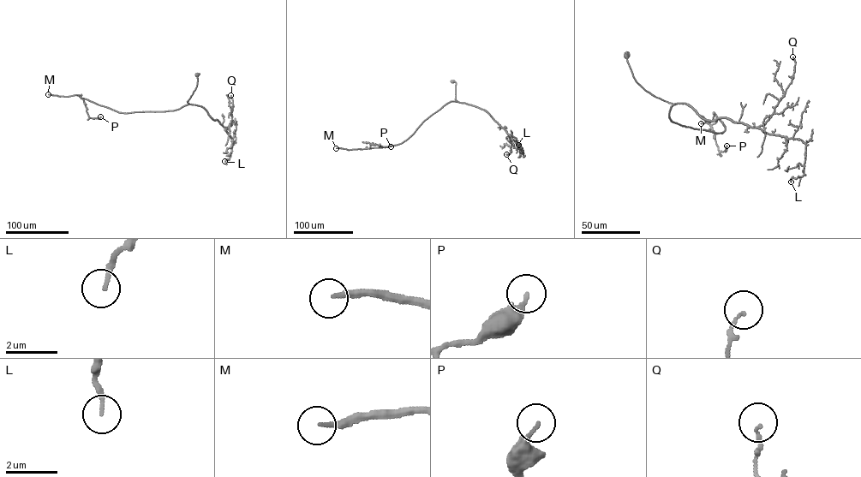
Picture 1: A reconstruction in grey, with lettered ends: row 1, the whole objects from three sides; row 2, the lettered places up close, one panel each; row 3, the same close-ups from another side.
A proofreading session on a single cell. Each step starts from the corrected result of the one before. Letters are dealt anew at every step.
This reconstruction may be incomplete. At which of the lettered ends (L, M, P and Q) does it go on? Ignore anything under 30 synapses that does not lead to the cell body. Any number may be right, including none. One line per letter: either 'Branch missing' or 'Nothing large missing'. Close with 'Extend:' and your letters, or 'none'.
L: Nothing large missing
M: Branch missing
P: Nothing large missing
Q: Nothing large missing
Extend: M

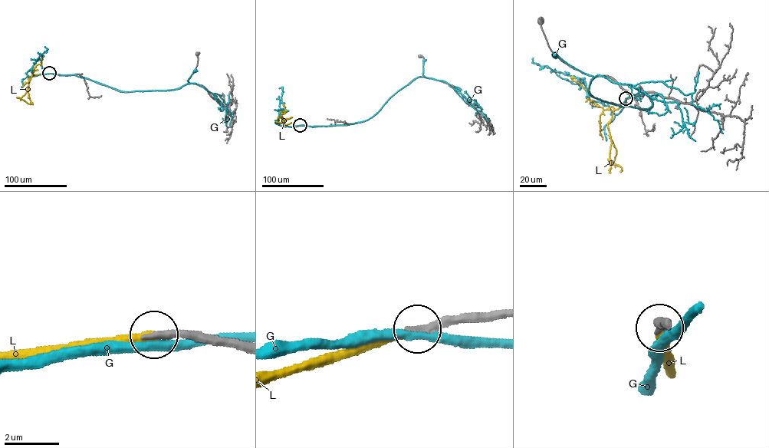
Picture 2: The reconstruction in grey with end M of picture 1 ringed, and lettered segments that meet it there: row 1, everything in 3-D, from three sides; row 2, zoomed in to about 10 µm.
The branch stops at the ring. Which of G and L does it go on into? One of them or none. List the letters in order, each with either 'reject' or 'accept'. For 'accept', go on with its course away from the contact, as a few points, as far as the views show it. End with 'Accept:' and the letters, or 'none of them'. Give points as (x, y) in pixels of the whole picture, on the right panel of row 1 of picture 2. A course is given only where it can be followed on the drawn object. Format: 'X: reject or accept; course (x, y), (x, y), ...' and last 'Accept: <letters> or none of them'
G: reject
L: accept; course (626, 98), (626, 103), (614, 110), (607, 123), (609, 137), (616, 150), (613, 163), (621, 167), (620, 172)
Accept: L

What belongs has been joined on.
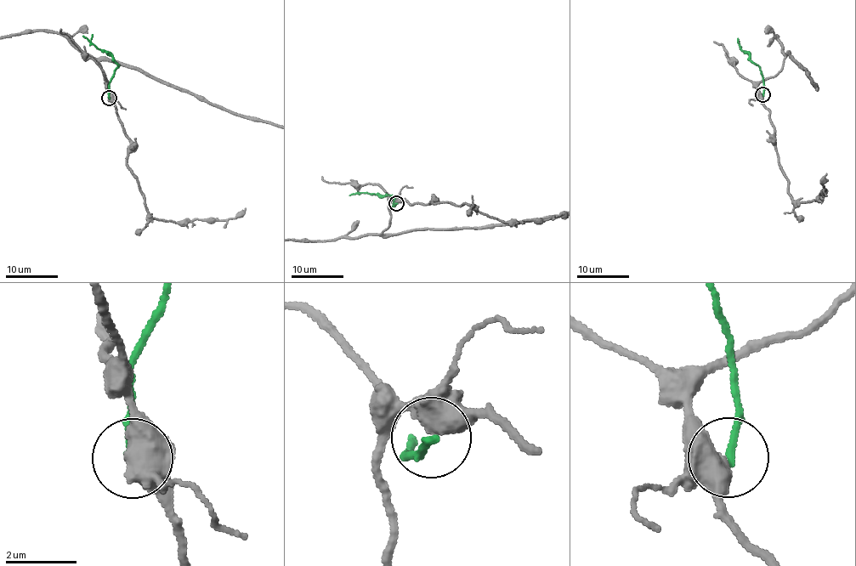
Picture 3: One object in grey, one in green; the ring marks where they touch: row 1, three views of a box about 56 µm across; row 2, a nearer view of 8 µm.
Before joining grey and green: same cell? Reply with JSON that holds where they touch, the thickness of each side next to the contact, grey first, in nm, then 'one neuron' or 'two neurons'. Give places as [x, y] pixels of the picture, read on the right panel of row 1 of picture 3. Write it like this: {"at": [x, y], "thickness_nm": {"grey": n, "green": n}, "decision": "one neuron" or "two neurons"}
{"at": [762, 94], "thickness_nm": {"grey": 650, "green": 200}, "decision": "two neurons"}

